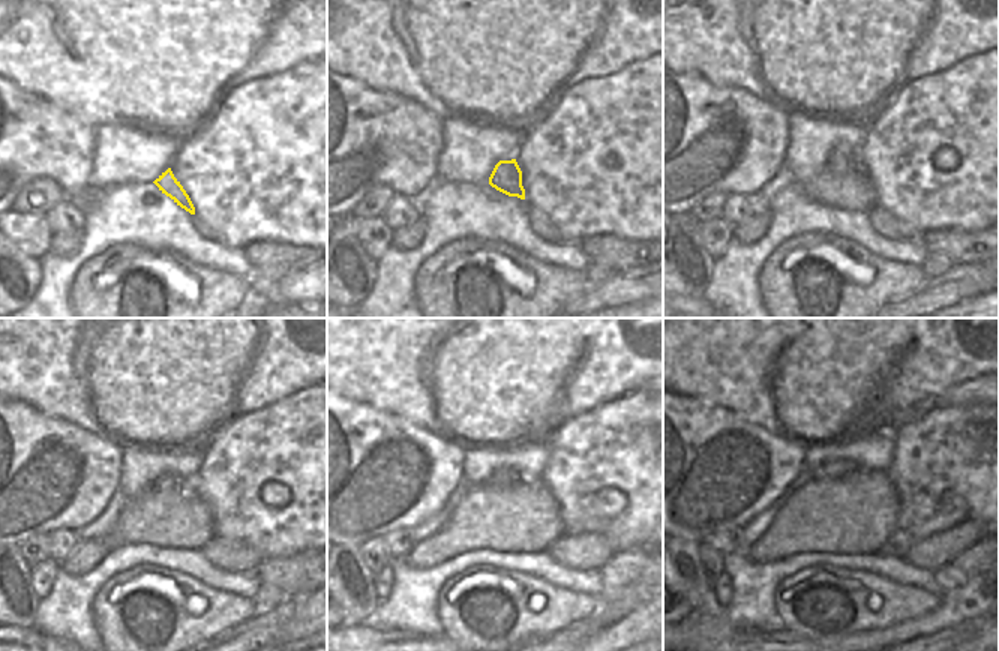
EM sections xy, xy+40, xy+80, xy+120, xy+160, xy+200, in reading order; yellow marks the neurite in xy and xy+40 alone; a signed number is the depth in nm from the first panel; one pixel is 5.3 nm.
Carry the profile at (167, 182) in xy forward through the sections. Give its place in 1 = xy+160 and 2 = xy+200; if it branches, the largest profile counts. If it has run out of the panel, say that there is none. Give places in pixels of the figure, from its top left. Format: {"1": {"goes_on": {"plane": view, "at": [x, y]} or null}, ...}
{"1": {"goes_on": {"plane": "xy+160", "at": [504, 477]}}, "2": {"goes_on": {"plane": "xy+200", "at": [837, 468]}}}

